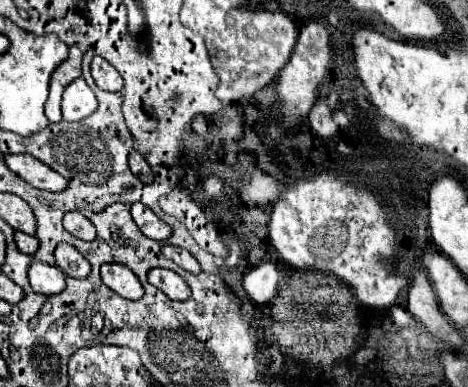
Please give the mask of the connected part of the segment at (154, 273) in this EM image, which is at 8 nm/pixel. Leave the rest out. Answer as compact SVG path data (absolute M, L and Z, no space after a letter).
M153 268L149 270L149 282L153 286L157 286L159 290L163 290L171 300L187 300L191 296L189 286L185 284L185 280L175 274L173 270L165 270L165 268Z

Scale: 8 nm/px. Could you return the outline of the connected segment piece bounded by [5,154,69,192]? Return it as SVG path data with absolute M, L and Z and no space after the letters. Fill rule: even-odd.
M7 154L5 164L21 176L25 182L39 190L49 190L49 192L63 192L69 186L69 180L65 180L61 174L57 174L53 168L47 164L39 162L37 158L29 154Z

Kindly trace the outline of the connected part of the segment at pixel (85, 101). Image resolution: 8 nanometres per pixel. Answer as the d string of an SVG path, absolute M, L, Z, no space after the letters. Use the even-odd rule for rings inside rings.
M83 78L73 80L65 92L63 92L63 100L61 100L61 110L63 110L63 120L83 120L89 114L93 114L97 108L97 98L93 94L93 90L87 86L87 82Z

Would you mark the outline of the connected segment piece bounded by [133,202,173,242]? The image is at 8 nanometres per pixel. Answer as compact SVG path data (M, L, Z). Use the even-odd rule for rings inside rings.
M133 204L133 220L135 224L141 228L141 232L145 236L149 236L151 240L157 240L157 242L165 242L171 234L173 234L173 228L169 224L165 224L163 220L159 220L151 208L147 208L145 204Z

